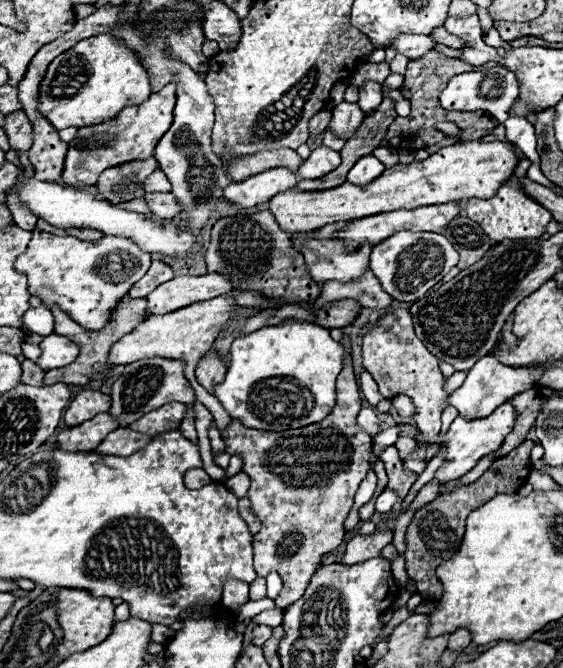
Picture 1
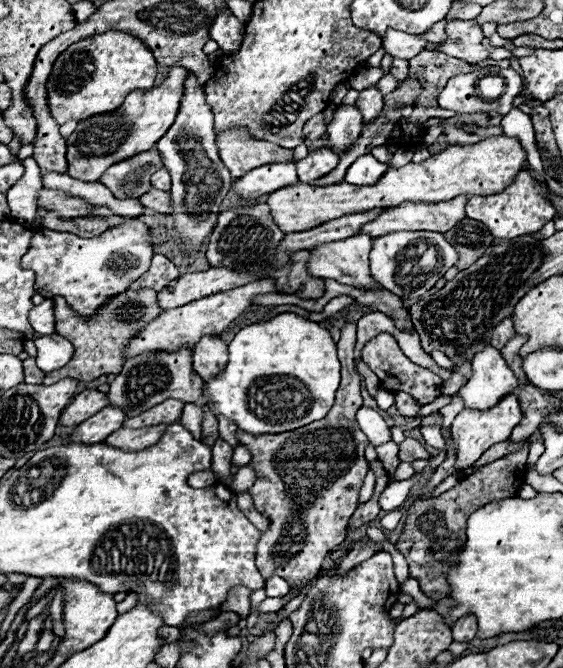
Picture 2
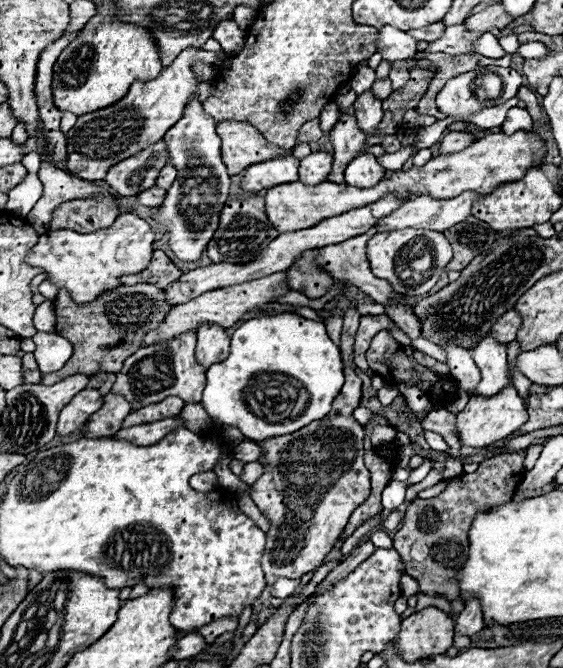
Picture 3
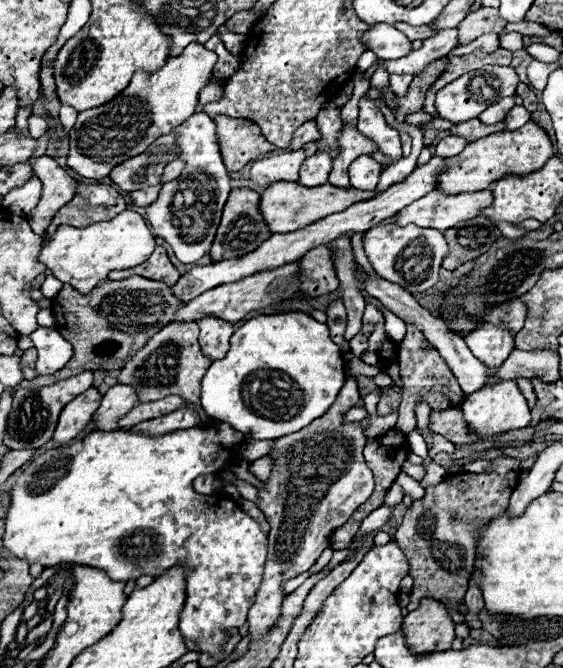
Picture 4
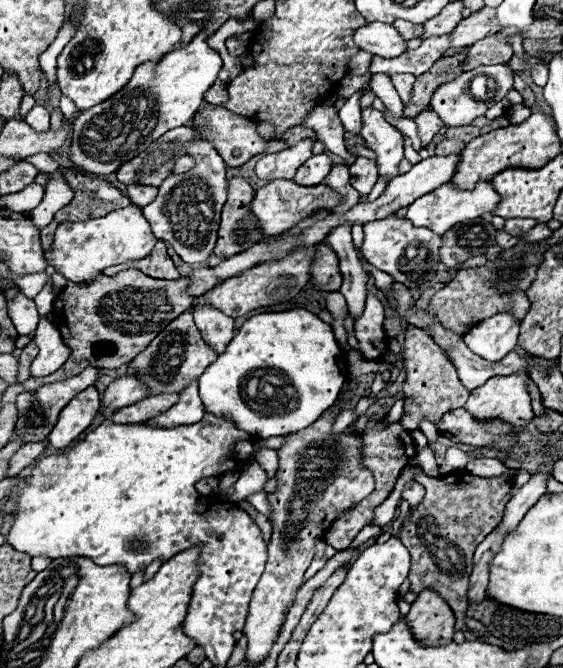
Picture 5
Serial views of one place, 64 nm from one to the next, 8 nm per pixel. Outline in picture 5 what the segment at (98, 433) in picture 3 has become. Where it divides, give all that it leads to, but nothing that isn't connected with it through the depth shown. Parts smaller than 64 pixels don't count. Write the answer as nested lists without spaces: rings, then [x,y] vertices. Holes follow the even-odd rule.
[[[120,376],[116,378],[104,392],[104,420],[110,420],[118,408],[136,404],[146,398],[146,386],[136,376]]]

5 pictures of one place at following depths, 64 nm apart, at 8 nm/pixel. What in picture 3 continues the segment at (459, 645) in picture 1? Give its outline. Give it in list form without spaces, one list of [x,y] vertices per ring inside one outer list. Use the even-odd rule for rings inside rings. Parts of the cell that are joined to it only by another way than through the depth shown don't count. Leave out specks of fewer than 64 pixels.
[[[470,600],[466,602],[464,610],[458,614],[458,618],[454,620],[454,632],[472,638],[476,632],[480,632],[482,626],[482,612],[480,612],[480,604],[478,600]]]

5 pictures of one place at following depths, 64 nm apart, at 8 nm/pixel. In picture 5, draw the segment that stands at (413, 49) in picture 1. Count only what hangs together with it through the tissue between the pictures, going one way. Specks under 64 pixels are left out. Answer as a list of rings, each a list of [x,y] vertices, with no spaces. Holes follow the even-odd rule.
[[[368,22],[364,28],[358,28],[354,42],[360,46],[360,50],[382,58],[396,58],[406,50],[406,40],[394,30],[392,24],[384,22]]]

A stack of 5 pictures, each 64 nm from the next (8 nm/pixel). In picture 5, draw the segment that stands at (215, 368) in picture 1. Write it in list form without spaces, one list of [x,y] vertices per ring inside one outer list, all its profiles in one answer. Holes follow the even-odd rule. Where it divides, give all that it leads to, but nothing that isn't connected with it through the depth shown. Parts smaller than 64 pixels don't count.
[[[196,306],[192,314],[196,320],[196,326],[202,332],[202,340],[216,354],[222,354],[234,336],[234,320],[222,314],[220,310],[208,308],[208,306]]]

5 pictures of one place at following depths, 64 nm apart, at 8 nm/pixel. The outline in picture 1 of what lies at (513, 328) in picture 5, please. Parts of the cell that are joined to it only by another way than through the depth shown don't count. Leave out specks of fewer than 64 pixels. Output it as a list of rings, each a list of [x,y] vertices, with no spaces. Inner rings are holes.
[[[488,354],[488,356],[480,358],[480,362],[476,362],[476,366],[472,366],[472,370],[468,370],[464,384],[450,396],[450,404],[458,410],[458,414],[462,418],[468,418],[468,420],[486,418],[500,404],[504,404],[510,398],[514,398],[516,394],[532,388],[538,382],[536,376],[538,376],[538,372],[534,368],[530,368],[530,370],[528,368],[510,368],[510,366],[500,364],[496,358],[492,358]]]

